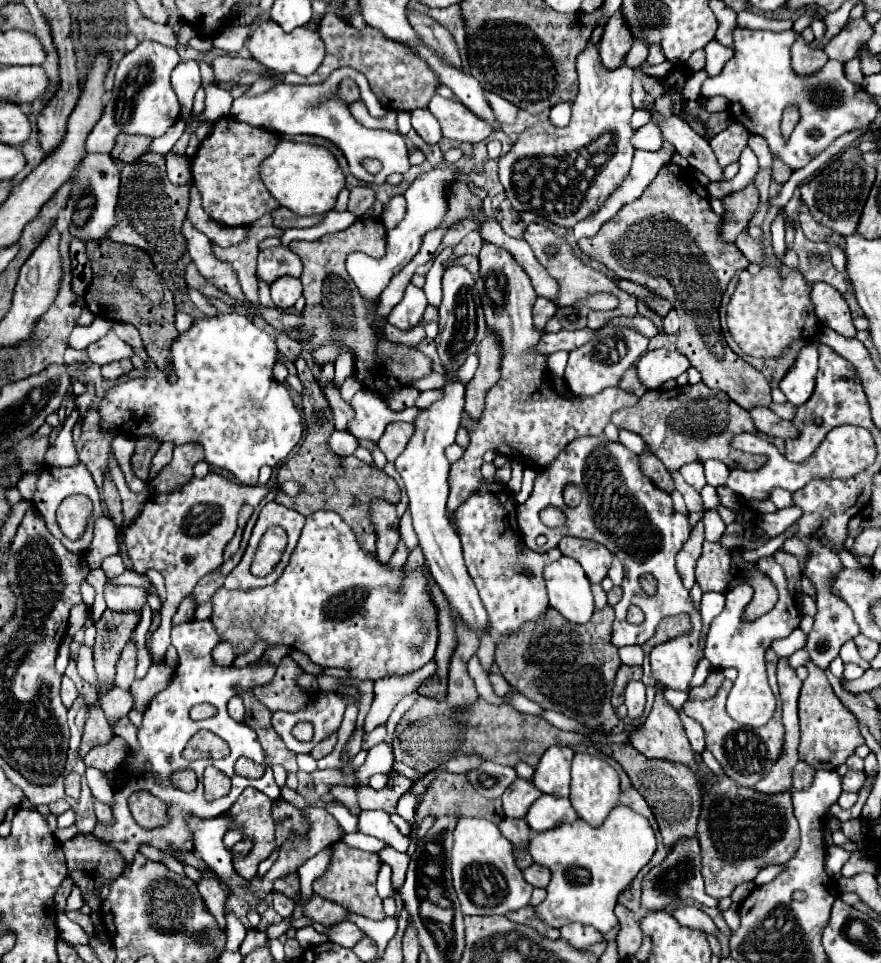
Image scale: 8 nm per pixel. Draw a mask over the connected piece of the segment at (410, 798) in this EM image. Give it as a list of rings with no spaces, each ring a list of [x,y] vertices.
[[[402,794],[400,802],[396,806],[396,814],[402,816],[410,824],[410,830],[414,828],[414,802],[416,802],[414,794]]]

